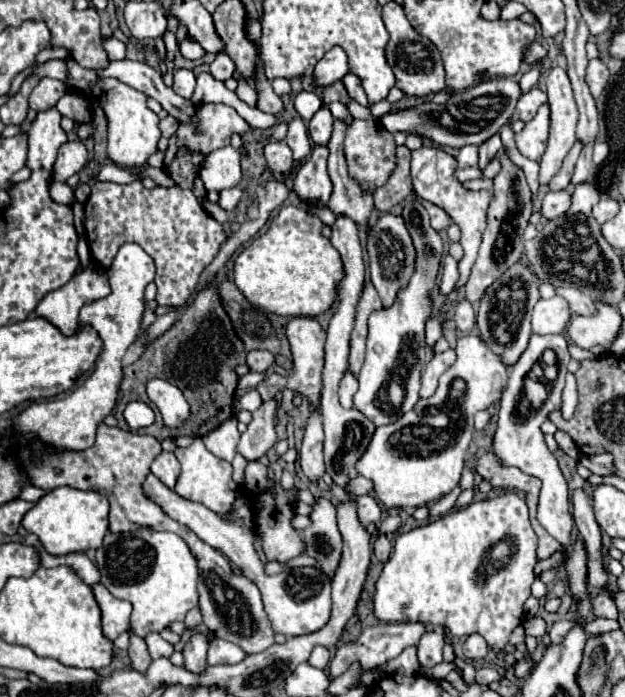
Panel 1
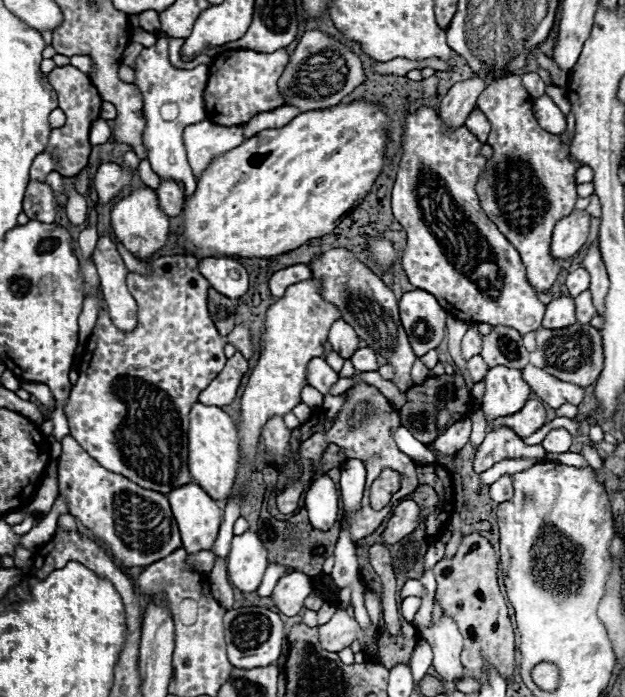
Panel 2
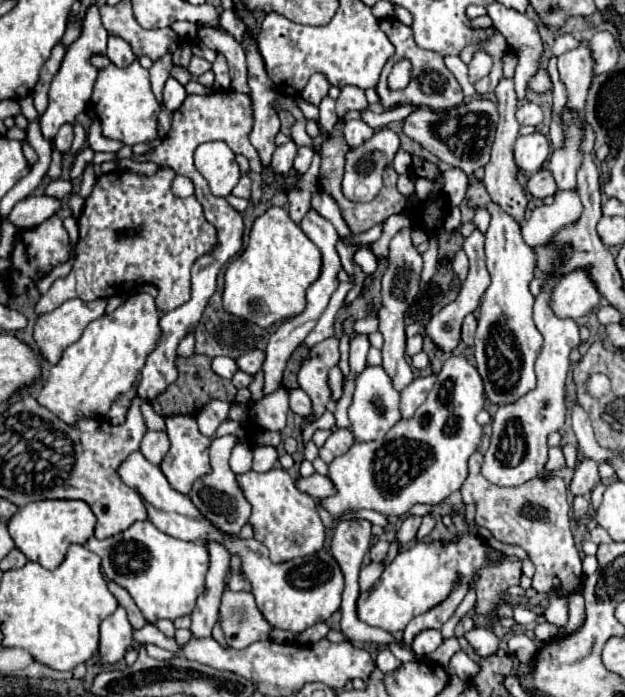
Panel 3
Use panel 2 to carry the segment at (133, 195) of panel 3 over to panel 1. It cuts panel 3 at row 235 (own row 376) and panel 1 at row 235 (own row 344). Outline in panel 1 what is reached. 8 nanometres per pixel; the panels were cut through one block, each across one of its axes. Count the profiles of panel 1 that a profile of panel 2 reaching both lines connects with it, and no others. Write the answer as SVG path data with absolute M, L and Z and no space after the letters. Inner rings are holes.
M96 182L92 194L84 204L84 226L90 252L96 264L110 268L118 248L124 242L136 242L156 262L156 302L160 306L184 306L198 286L202 270L214 260L220 246L226 242L222 226L204 212L192 190L182 188L152 188L146 190L142 182L126 186L112 182Z

